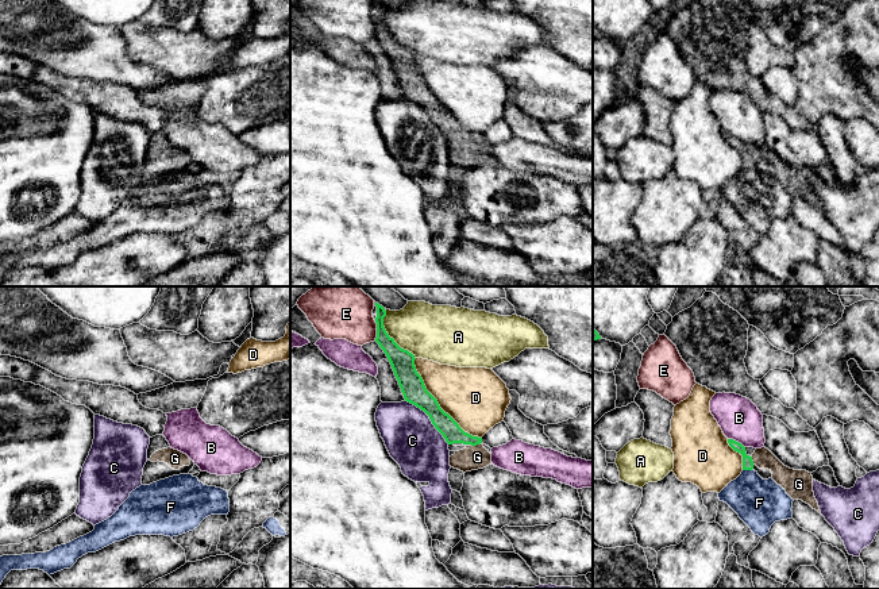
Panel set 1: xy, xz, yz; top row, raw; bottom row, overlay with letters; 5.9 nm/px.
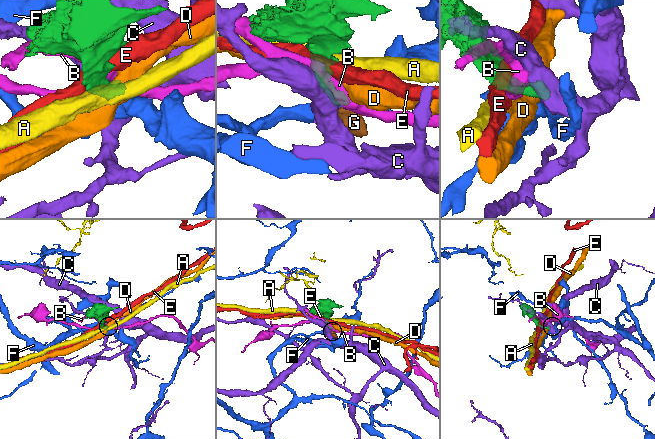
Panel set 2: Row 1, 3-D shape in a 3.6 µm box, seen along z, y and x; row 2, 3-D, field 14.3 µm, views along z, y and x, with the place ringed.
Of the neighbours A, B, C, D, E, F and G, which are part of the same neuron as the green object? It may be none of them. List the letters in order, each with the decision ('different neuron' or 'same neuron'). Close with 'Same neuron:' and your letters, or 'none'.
A: different neuron
B: different neuron
C: different neuron
D: different neuron
E: different neuron
F: different neuron
G: same neuron
Same neuron: G

